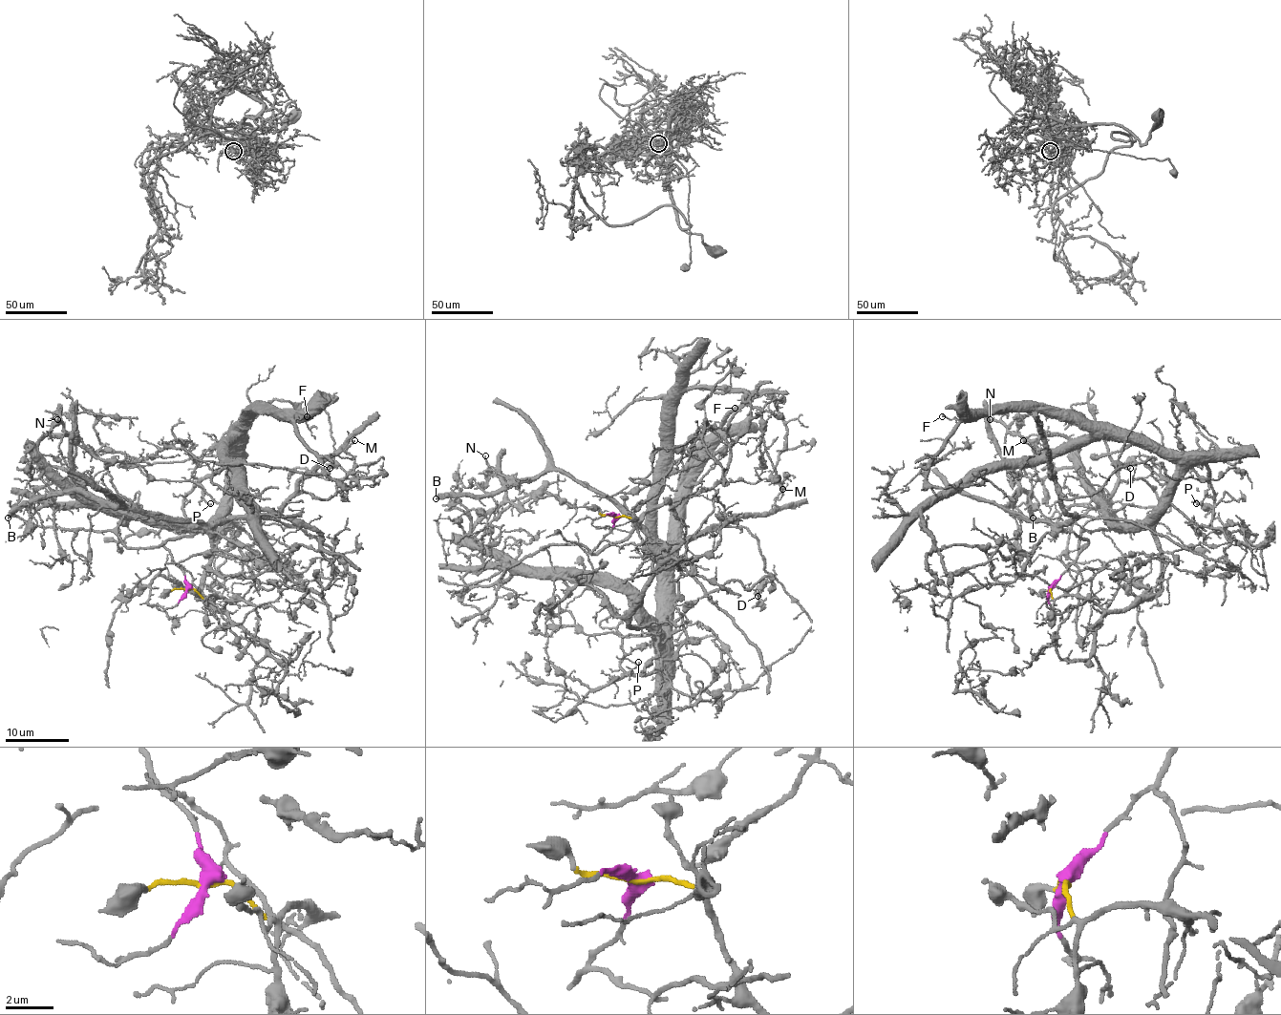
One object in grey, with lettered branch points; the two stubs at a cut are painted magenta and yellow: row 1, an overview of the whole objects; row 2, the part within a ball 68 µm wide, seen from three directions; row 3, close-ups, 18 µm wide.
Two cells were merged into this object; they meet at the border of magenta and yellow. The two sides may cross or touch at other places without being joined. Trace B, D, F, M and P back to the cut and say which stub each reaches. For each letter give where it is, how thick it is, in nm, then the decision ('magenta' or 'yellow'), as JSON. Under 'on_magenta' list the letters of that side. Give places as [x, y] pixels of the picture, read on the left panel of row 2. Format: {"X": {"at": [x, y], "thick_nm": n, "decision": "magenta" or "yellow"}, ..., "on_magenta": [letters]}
{"B": {"at": [8, 518], "thick_nm": 380, "decision": "magenta"}, "D": {"at": [330, 468], "thick_nm": 110, "decision": "magenta"}, "F": {"at": [307, 416], "thick_nm": 130, "decision": "yellow"}, "M": {"at": [354, 440], "thick_nm": 160, "decision": "magenta"}, "P": {"at": [210, 503], "thick_nm": 100, "decision": "yellow"}, "on_magenta": ["B", "D", "M"]}

